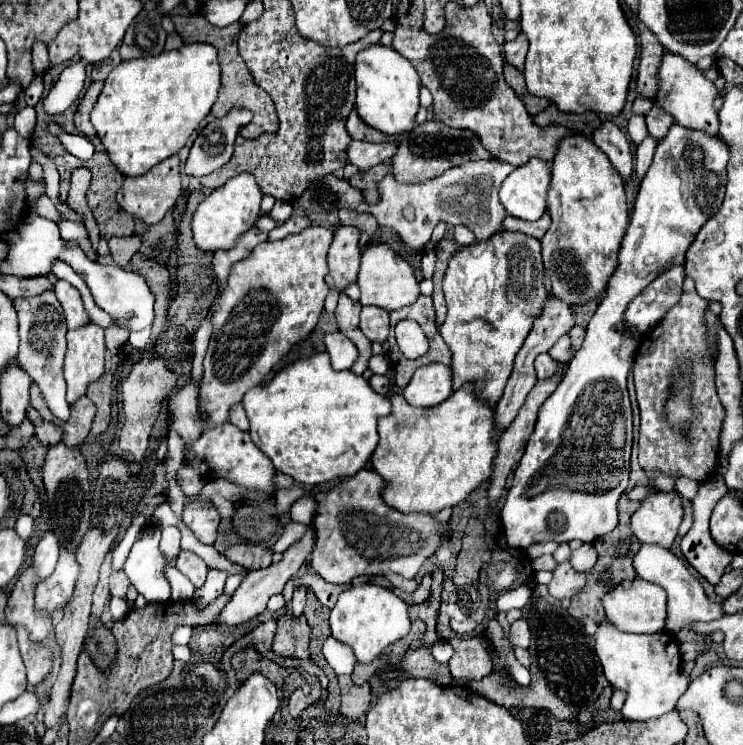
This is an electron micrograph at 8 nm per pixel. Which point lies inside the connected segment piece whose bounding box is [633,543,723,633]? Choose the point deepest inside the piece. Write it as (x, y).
(686, 601)

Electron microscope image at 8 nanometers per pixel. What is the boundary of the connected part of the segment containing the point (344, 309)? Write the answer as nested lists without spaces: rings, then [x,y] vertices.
[[[341,293],[339,295],[339,305],[335,309],[335,317],[337,317],[339,331],[343,335],[347,335],[359,351],[359,357],[351,367],[351,371],[355,375],[361,375],[367,369],[369,359],[371,359],[371,341],[359,329],[359,313],[361,313],[361,303],[355,303],[345,293]]]

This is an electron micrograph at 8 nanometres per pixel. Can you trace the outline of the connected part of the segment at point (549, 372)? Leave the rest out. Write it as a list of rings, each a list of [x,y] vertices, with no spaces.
[[[541,353],[535,359],[535,371],[537,371],[539,379],[551,379],[557,373],[557,367],[559,367],[559,363],[549,353]]]

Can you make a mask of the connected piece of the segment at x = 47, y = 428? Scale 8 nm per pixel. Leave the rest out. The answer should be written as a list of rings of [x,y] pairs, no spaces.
[[[31,407],[29,411],[27,411],[27,419],[35,425],[35,437],[43,443],[43,445],[55,445],[57,441],[61,441],[61,437],[63,437],[63,431],[61,431],[61,427],[57,427],[57,425],[53,425],[53,423],[49,423],[49,421],[43,421],[41,419],[41,415]]]

